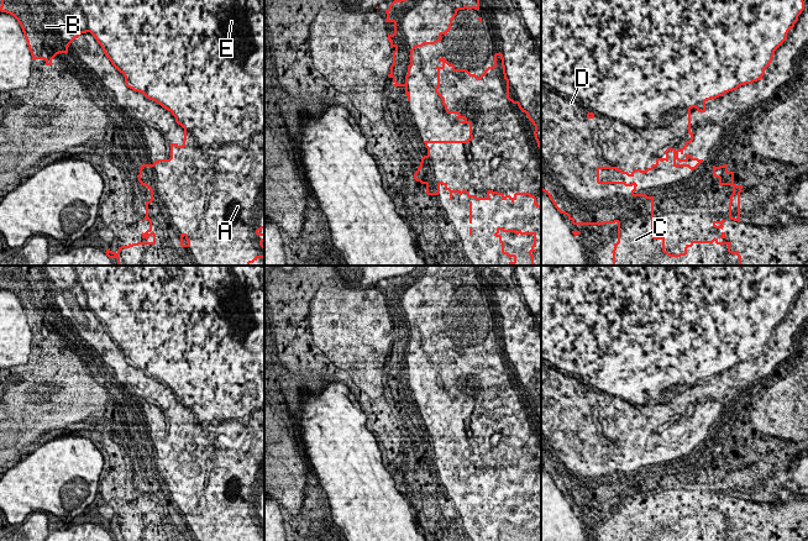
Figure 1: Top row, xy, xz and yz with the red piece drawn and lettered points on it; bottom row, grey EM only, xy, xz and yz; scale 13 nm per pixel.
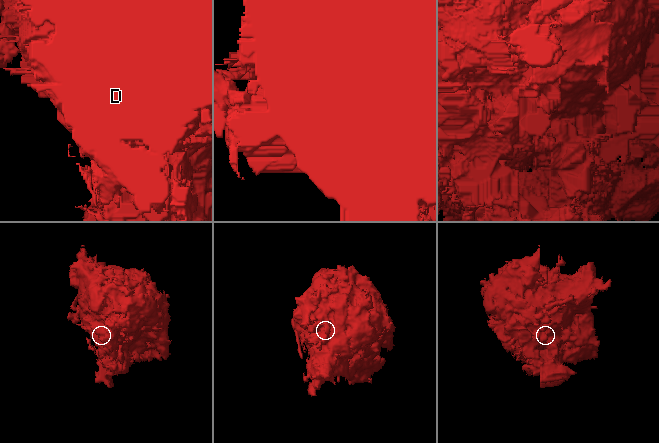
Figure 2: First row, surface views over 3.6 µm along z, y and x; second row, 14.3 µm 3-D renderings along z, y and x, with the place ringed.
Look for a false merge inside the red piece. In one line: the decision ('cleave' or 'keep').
keep

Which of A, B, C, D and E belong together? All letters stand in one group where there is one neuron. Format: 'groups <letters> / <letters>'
groups A B C D E

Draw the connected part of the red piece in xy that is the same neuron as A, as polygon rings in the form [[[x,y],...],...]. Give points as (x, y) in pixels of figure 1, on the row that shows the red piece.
[[[1,0],[0,11],[10,14],[17,20],[27,41],[32,59],[44,59],[46,65],[52,65],[52,59],[57,54],[68,53],[69,44],[82,33],[90,32],[101,46],[111,64],[124,74],[126,86],[133,91],[142,93],[147,99],[156,101],[170,111],[175,117],[175,122],[184,128],[183,145],[170,143],[169,159],[158,159],[152,164],[142,164],[140,168],[138,182],[151,190],[151,200],[146,201],[146,216],[143,219],[149,221],[149,229],[145,233],[142,232],[142,238],[148,240],[152,236],[153,241],[128,243],[127,246],[119,247],[116,253],[109,248],[105,252],[109,258],[116,258],[117,266],[250,266],[258,258],[264,258],[264,246],[262,245],[264,233],[261,232],[264,229],[264,0]]]

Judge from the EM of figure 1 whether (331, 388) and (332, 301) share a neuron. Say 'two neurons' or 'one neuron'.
two neurons

